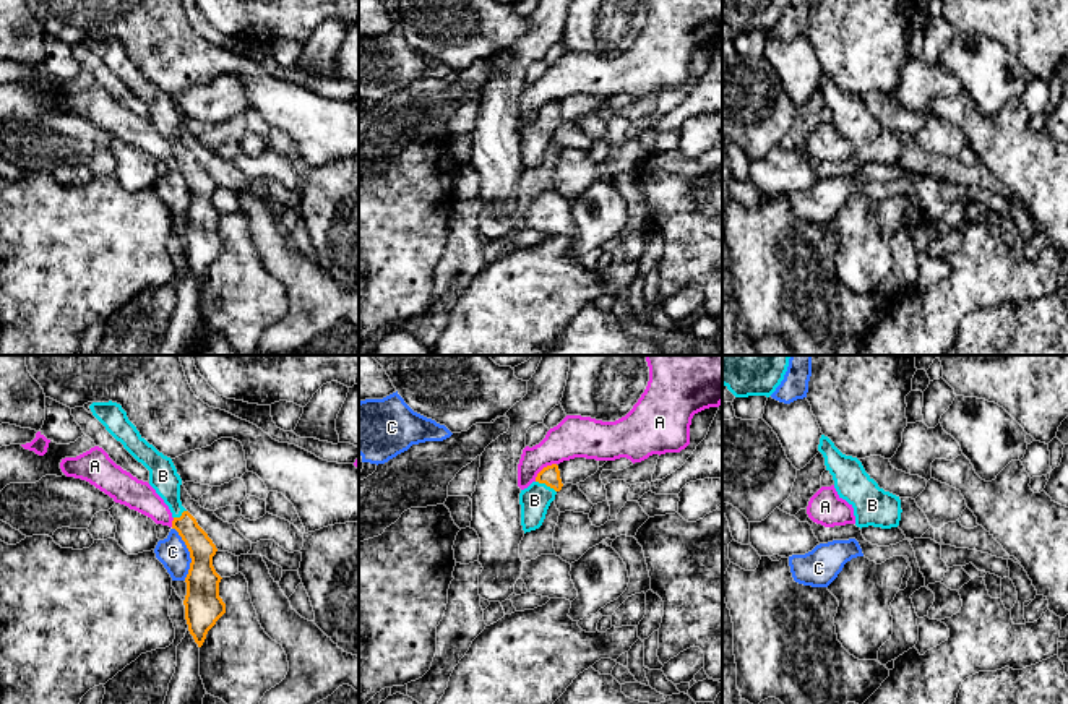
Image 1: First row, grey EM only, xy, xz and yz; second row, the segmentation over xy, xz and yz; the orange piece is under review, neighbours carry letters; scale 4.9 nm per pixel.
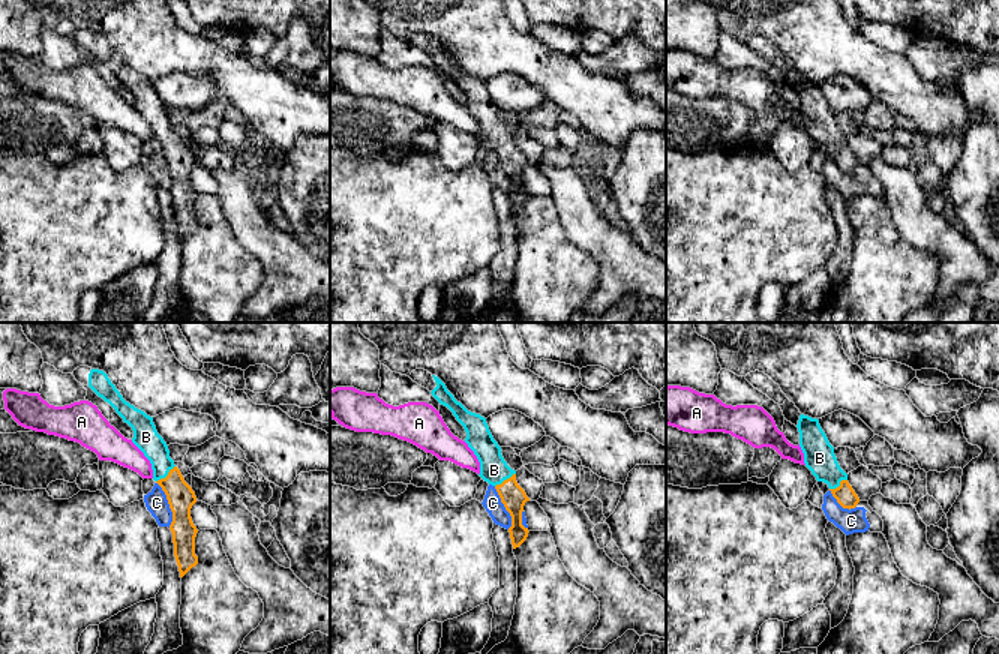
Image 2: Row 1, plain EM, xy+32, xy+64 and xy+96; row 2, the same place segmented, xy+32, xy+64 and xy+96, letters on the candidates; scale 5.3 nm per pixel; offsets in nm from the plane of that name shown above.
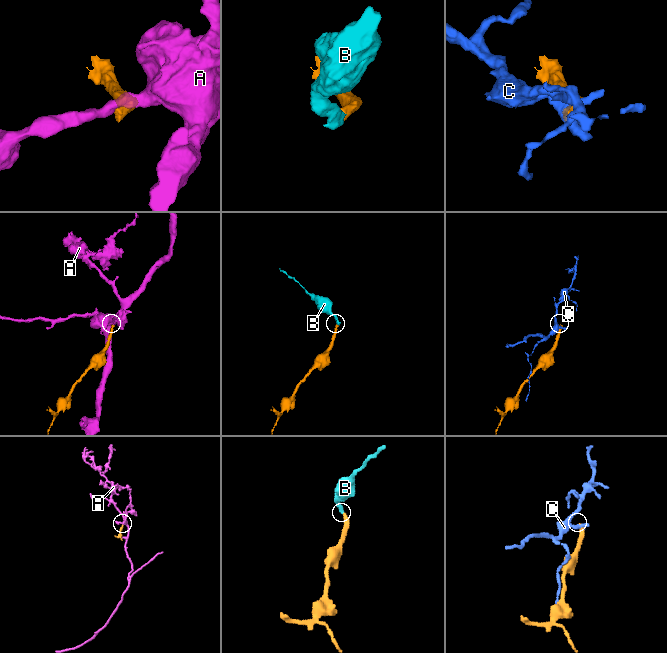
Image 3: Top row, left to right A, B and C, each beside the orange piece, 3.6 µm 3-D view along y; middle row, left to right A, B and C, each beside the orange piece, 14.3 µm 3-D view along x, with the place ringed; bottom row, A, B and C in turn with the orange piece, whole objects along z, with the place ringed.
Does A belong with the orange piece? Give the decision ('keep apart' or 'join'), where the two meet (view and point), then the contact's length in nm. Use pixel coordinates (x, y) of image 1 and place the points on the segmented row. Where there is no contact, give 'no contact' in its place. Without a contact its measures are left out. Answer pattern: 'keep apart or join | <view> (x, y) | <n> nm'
keep apart | xz (542, 469) | 140 nm

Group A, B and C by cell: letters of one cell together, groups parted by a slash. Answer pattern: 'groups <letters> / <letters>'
groups A / B / C

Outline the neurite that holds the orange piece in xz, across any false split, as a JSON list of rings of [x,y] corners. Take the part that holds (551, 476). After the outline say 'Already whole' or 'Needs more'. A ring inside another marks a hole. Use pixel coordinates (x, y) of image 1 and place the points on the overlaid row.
[[[557,464],[544,467],[536,480],[519,493],[521,526],[524,534],[542,526],[550,503],[563,483]]]. Needs more

